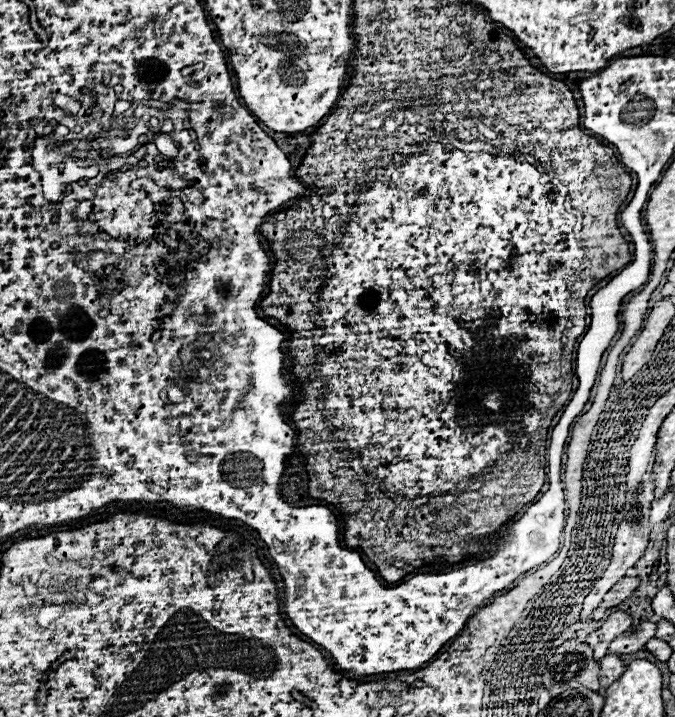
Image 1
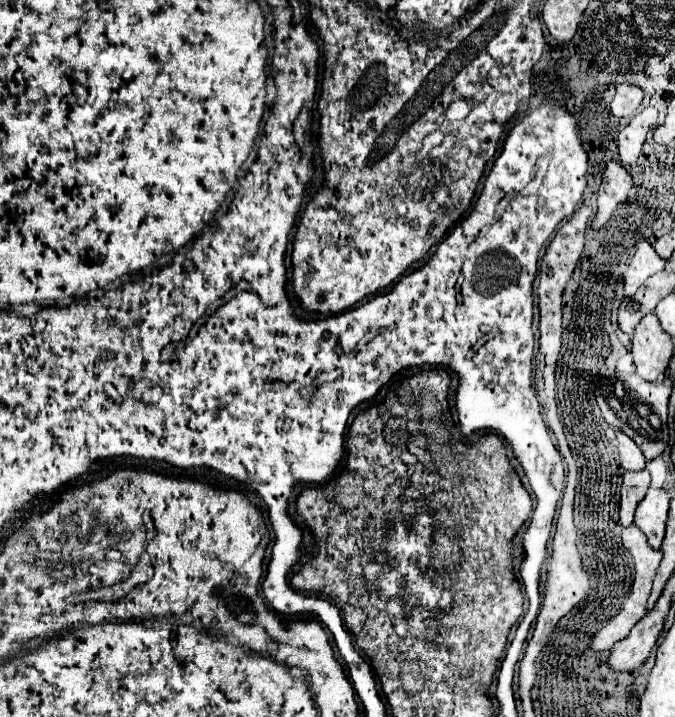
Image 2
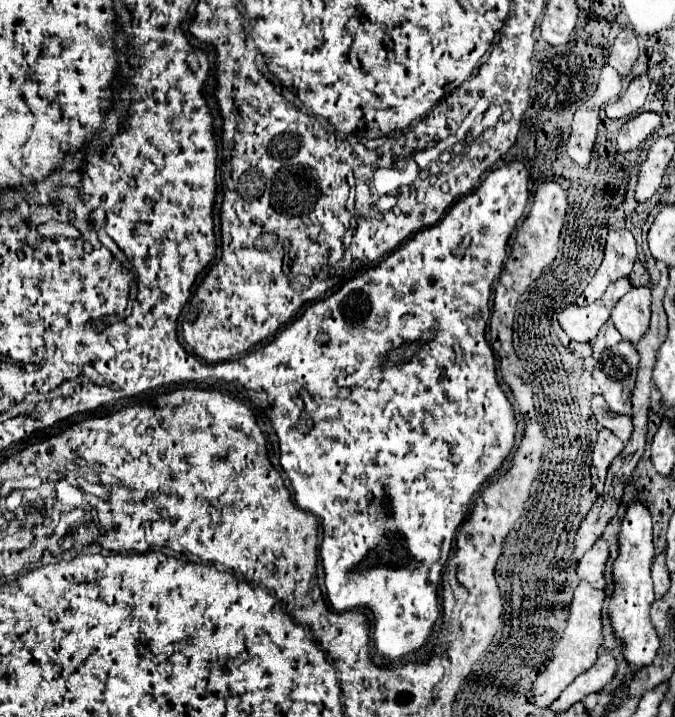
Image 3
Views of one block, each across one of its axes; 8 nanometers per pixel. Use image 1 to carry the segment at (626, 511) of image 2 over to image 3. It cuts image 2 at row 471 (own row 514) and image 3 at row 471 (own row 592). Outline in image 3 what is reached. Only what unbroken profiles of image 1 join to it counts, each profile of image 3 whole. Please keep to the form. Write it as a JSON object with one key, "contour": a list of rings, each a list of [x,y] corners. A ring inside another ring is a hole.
{"contour":[[[602,428],[598,432],[598,438],[592,446],[592,464],[590,464],[590,478],[592,478],[592,484],[596,488],[598,494],[602,494],[602,488],[604,488],[604,478],[606,478],[606,468],[610,466],[610,462],[620,454],[624,442],[618,440],[610,430]]]}

